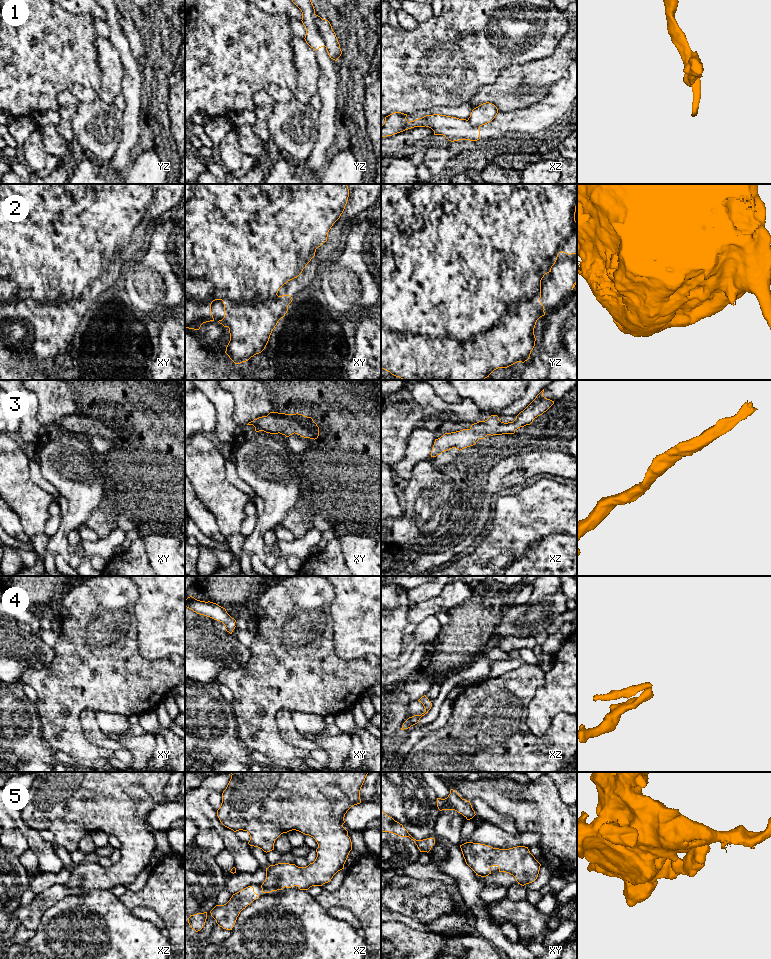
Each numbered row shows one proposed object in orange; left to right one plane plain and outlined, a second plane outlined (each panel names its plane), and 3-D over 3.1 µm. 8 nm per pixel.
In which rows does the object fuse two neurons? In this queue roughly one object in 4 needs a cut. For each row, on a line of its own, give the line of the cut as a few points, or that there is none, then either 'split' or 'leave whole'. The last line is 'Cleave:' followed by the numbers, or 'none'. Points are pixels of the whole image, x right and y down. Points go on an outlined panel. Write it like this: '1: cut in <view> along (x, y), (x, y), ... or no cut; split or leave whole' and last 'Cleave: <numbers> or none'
1: cut in yz along (315, 14), (315, 26), (325, 45); split
2: no cut; leave whole
3: no cut; leave whole
4: no cut; leave whole
5: no cut; leave whole
Cleave: 1

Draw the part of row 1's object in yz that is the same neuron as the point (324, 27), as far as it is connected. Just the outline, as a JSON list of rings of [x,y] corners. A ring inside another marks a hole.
[[[315,15],[315,23],[322,39],[324,40],[328,55],[331,59],[337,61],[338,58],[341,56],[342,51],[340,49],[340,44],[330,22],[326,19],[322,19],[318,15]]]

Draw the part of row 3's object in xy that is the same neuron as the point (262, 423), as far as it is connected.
[[[270,412],[267,416],[254,419],[247,425],[253,425],[256,432],[280,433],[286,437],[295,433],[301,437],[315,440],[319,436],[319,427],[313,419],[298,413],[285,414]]]

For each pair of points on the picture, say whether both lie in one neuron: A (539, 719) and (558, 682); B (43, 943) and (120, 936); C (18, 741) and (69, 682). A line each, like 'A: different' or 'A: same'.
A: same
B: same
C: different

